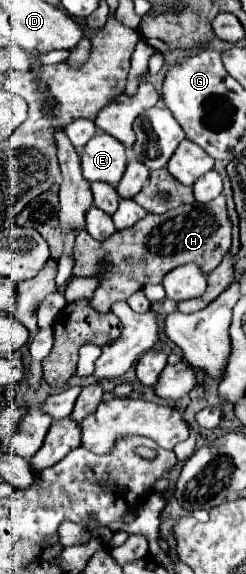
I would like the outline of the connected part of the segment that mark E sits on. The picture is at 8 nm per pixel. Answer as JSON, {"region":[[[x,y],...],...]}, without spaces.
{"region":[[[108,133],[94,135],[82,149],[82,173],[84,173],[84,179],[88,183],[104,181],[104,183],[110,183],[110,185],[118,185],[118,181],[120,181],[120,177],[126,169],[126,163],[128,163],[126,147],[120,141],[116,141],[114,137],[110,137]]]}

